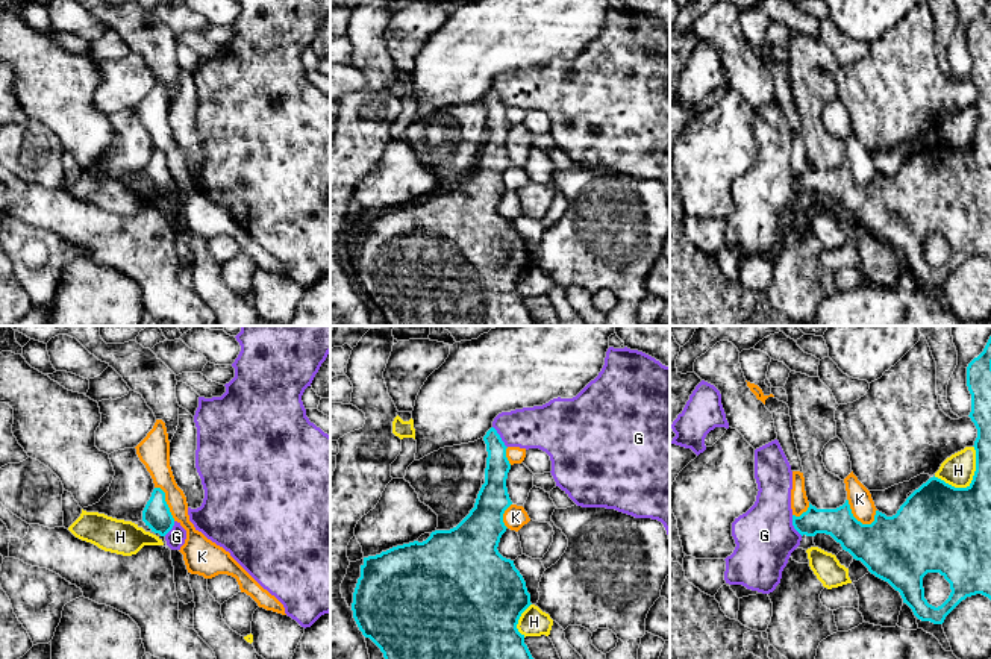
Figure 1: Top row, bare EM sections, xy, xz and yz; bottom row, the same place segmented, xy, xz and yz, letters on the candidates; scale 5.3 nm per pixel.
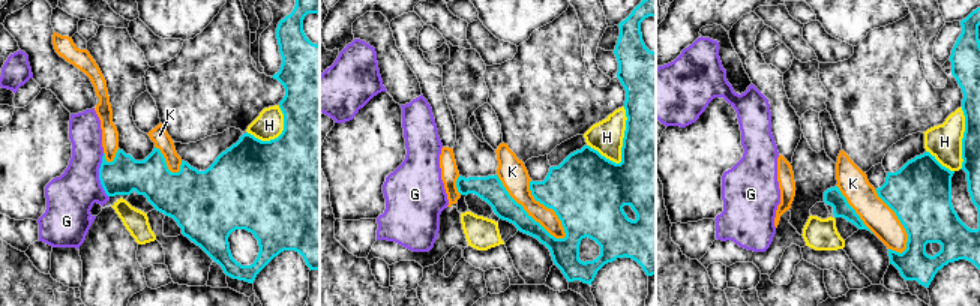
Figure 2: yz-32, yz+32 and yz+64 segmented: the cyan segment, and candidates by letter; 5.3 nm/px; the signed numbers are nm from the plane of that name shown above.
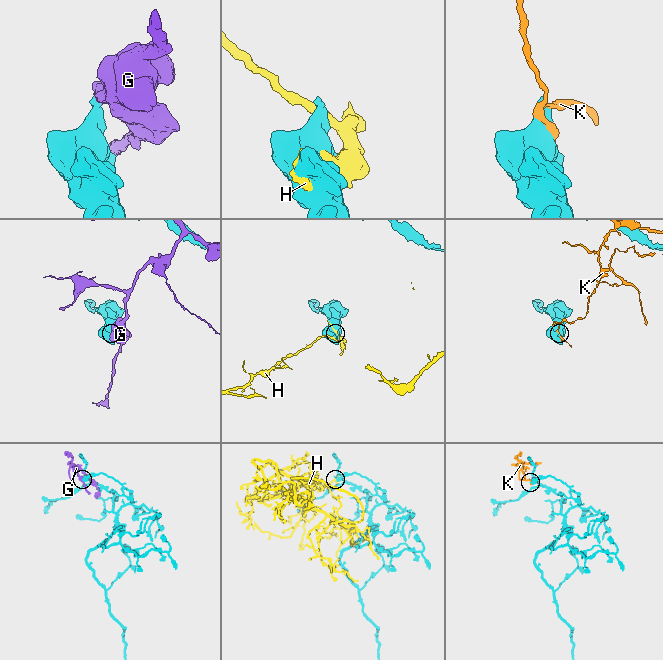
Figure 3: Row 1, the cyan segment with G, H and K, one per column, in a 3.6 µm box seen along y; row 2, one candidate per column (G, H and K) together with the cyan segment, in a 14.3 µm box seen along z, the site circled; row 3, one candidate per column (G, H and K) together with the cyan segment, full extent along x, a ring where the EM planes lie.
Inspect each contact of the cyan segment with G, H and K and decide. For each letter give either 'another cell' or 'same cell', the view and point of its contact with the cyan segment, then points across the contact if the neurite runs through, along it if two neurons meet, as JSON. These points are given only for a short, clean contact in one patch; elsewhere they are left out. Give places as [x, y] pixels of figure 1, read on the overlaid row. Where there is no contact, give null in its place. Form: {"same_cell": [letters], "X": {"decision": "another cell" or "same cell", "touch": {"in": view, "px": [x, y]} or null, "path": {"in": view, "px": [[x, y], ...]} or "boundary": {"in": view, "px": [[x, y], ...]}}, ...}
{"same_cell": [], "G": {"decision": "another cell", "touch": {"in": "xz", "px": [499, 437]}, "boundary": {"in": "xz", "px": [[493, 426], [506, 447]]}}, "H": {"decision": "another cell", "touch": {"in": "yz", "px": [972, 482]}}, "K": {"decision": "another cell", "touch": {"in": "yz", "px": [855, 518]}}}

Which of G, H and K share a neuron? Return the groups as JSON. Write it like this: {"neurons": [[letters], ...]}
{"neurons": [["G"], ["H"], ["K"]]}

